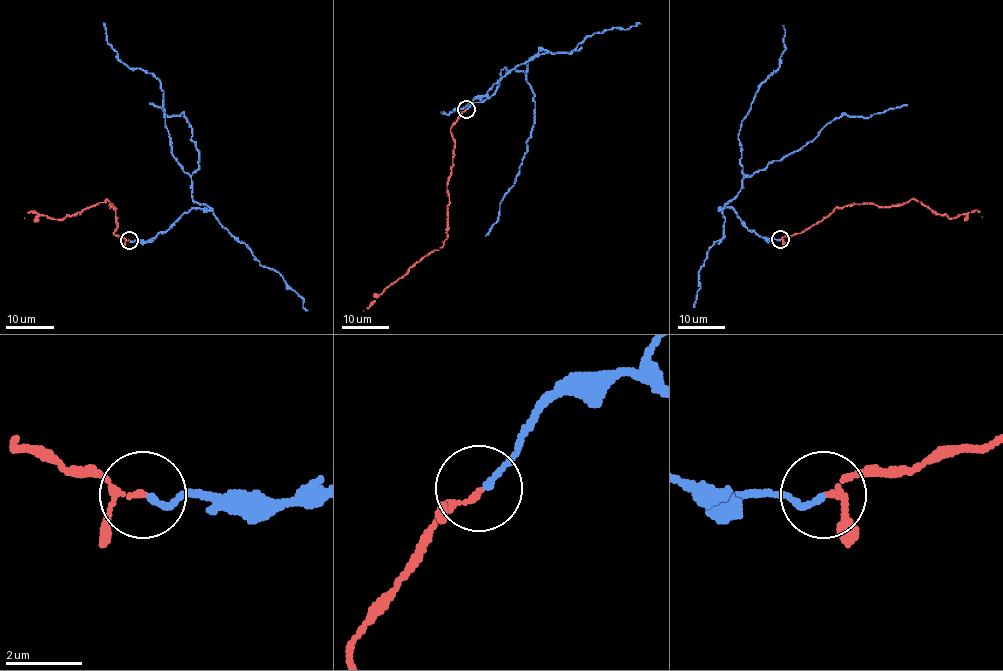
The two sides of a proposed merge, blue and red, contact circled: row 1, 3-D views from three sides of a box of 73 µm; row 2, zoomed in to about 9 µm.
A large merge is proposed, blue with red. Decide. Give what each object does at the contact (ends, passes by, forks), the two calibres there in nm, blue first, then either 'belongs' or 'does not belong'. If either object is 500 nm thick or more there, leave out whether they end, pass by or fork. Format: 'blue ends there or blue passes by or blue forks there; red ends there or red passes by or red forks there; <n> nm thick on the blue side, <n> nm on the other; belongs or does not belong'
blue ends there; red passes by; 150 nm thick on the blue side, 120 nm on the other; belongs

